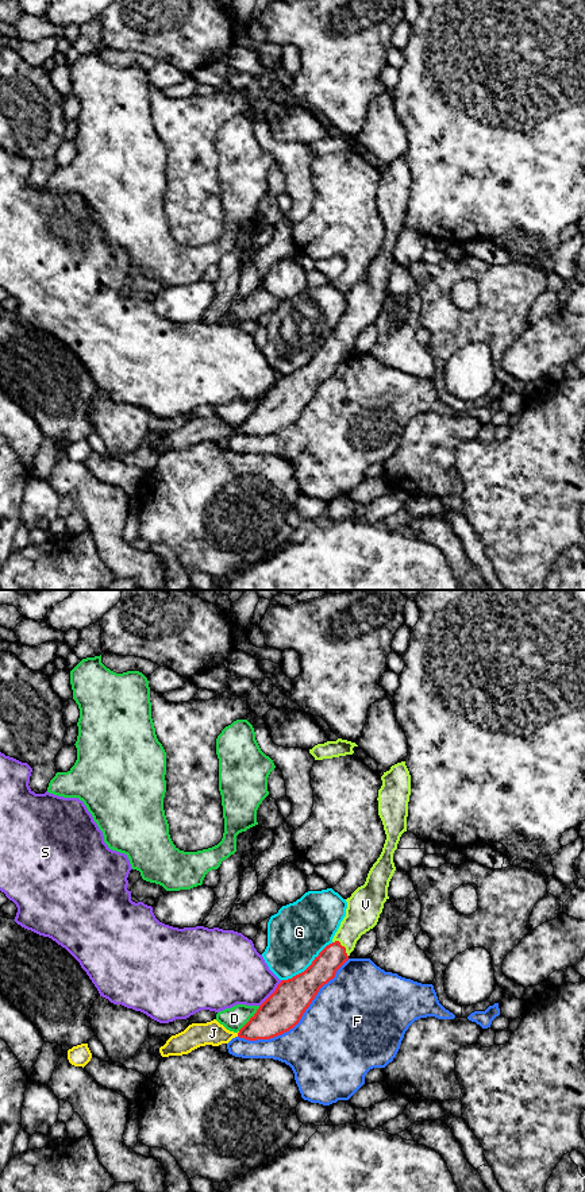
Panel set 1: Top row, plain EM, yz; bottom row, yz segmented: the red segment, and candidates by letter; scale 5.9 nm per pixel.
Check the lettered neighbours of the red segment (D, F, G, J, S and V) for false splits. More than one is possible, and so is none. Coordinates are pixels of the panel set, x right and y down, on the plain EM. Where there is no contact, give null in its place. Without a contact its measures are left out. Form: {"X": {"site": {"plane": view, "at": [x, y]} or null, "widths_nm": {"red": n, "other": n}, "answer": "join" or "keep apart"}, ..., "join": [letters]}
{"D": {"site": {"plane": "yz", "at": [250, 413]}, "widths_nm": {"red": 240, "other": 140}, "answer": "keep apart"}, "F": {"site": {"plane": "yz", "at": [300, 413]}, "widths_nm": {"red": 240, "other": 500}, "answer": "keep apart"}, "G": {"site": {"plane": "yz", "at": [308, 362]}, "widths_nm": {"red": 220, "other": 360}, "answer": "keep apart"}, "J": {"site": {"plane": "yz", "at": [238, 429]}, "widths_nm": {"red": 220, "other": 140}, "answer": "keep apart"}, "S": {"site": {"plane": "yz", "at": [272, 389]}, "widths_nm": {"red": 240, "other": 360}, "answer": "keep apart"}, "V": {"site": {"plane": "yz", "at": [343, 342]}, "widths_nm": {"red": 160, "other": 200}, "answer": "join"}, "join": ["V"]}

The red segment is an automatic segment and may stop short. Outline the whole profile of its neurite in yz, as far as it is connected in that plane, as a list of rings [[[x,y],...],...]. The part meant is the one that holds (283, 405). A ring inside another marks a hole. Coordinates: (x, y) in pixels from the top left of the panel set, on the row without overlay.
[[[405,157],[397,158],[381,171],[378,185],[378,211],[386,235],[366,277],[346,294],[346,312],[332,337],[301,369],[281,375],[276,386],[259,401],[238,432],[249,436],[270,435],[293,424],[309,402],[319,385],[335,373],[336,366],[349,355],[357,336],[373,324],[389,294],[388,282],[396,266],[393,248],[407,227],[411,170]]]

